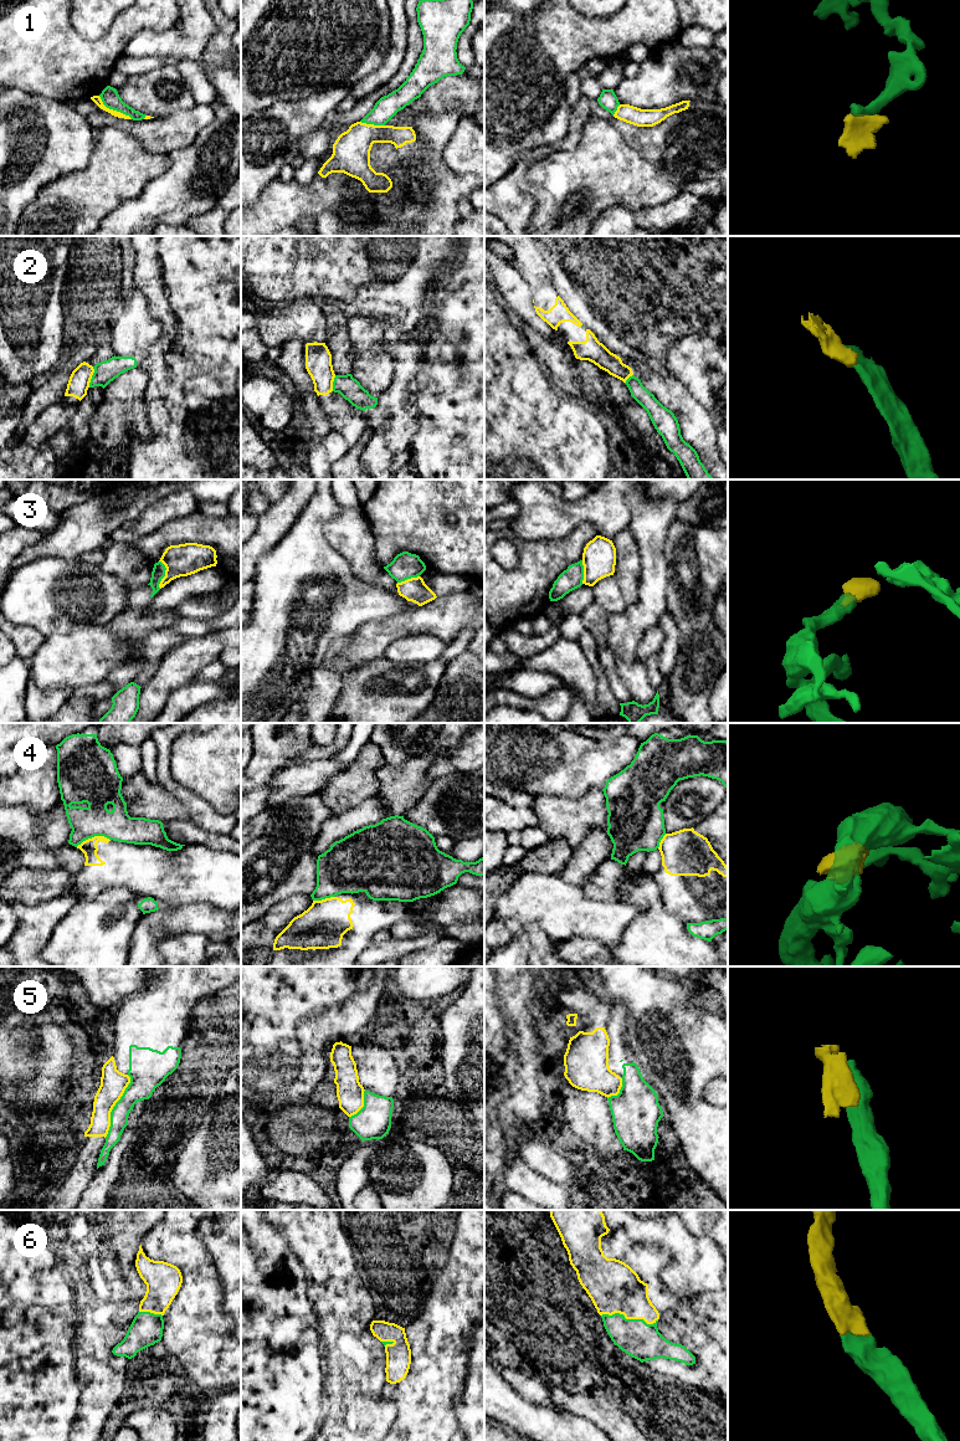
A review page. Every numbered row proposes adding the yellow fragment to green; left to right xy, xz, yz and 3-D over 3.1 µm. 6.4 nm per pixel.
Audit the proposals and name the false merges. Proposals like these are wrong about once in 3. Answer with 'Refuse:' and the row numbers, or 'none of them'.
Refuse: 1, 2, 3, 4, 5

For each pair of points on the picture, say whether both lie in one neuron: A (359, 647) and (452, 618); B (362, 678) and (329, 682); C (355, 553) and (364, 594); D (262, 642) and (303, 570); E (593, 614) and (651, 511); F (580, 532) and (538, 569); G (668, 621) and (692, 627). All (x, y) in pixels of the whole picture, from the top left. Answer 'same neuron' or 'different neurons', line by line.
A: same neuron
B: different neurons
C: different neurons
D: same neuron
E: different neurons
F: same neuron
G: different neurons

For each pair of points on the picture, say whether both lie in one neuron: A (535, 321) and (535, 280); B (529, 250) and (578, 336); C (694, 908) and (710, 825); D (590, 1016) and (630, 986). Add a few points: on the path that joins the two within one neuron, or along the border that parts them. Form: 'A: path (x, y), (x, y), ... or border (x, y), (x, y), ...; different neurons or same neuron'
A: border (519, 272), (527, 282), (533, 298); different neurons
B: path (535, 271), (547, 303), (556, 314); same neuron
C: path (693, 886), (693, 878), (713, 865), (713, 847); same neuron
D: border (606, 999), (611, 1003); different neurons

